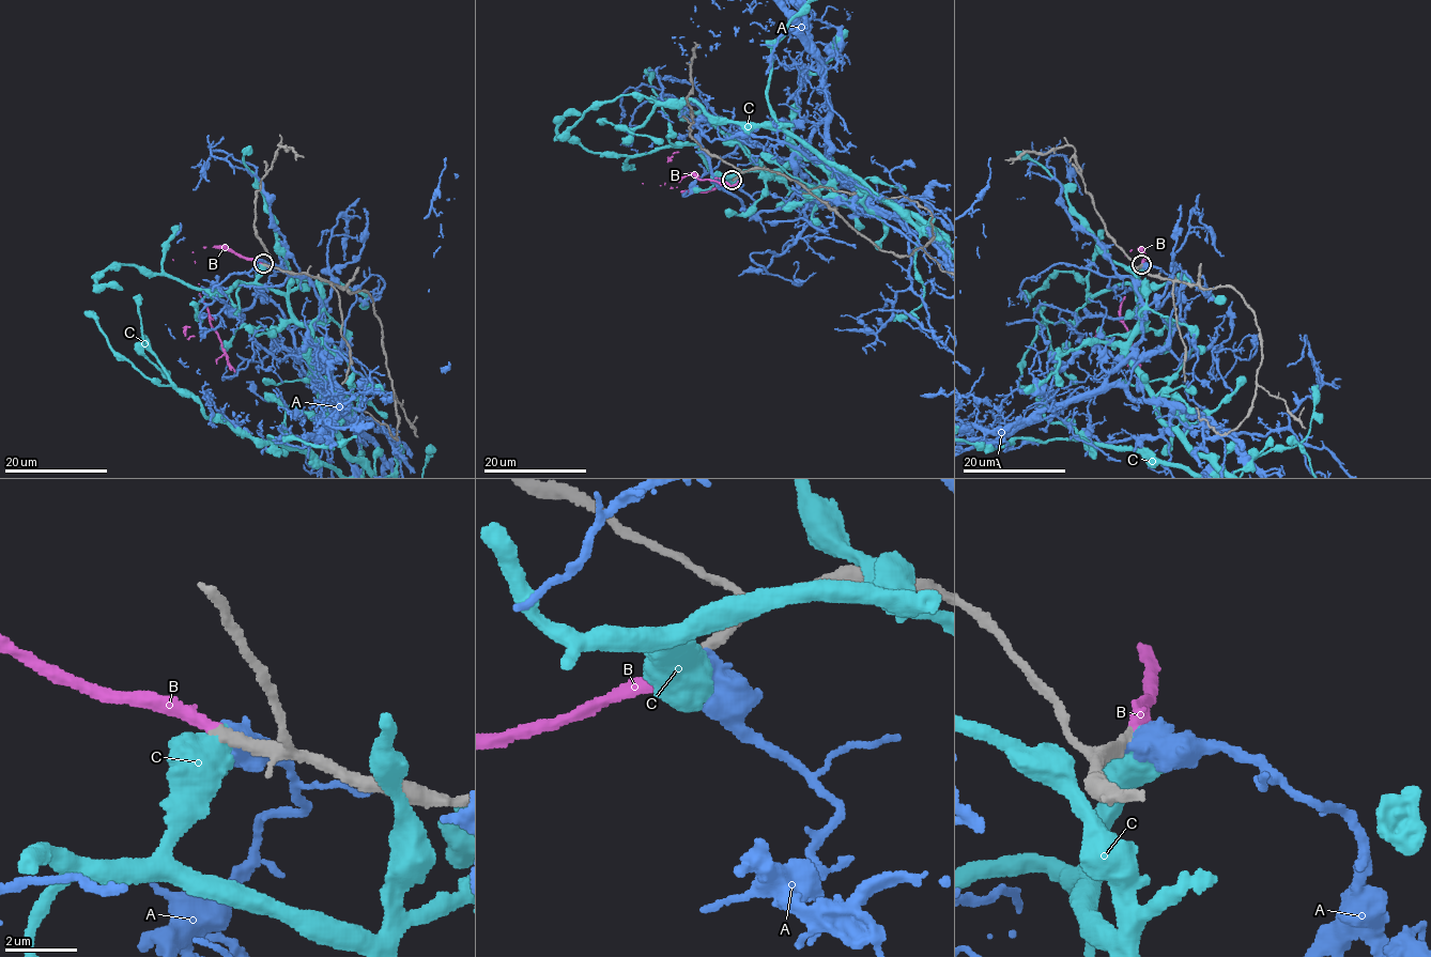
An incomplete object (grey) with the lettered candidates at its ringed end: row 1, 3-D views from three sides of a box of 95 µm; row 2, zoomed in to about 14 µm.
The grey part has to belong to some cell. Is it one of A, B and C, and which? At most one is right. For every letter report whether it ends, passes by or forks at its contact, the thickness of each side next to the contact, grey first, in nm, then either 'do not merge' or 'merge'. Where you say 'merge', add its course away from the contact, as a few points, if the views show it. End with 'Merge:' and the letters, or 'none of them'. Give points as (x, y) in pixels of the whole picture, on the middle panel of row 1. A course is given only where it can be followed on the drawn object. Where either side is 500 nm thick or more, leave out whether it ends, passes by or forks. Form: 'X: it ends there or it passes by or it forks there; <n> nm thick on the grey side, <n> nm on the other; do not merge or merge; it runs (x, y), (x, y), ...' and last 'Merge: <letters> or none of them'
A: 440 nm thick on the grey side, 550 nm on the other; do not merge
B: it ends there; 340 nm thick on the grey side, 340 nm on the other; merge; it runs (733, 180), (689, 191), (661, 185), (677, 186), (693, 174), (731, 185), (738, 181)
C: 380 nm thick on the grey side, 850 nm on the other; do not merge
Merge: B

